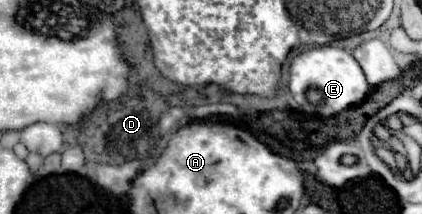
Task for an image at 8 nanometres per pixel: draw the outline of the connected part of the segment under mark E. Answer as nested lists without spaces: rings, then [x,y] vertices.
[[[317,46],[297,54],[289,64],[289,90],[295,102],[307,114],[333,116],[343,112],[345,108],[359,104],[369,94],[369,84],[357,60],[335,46]]]

